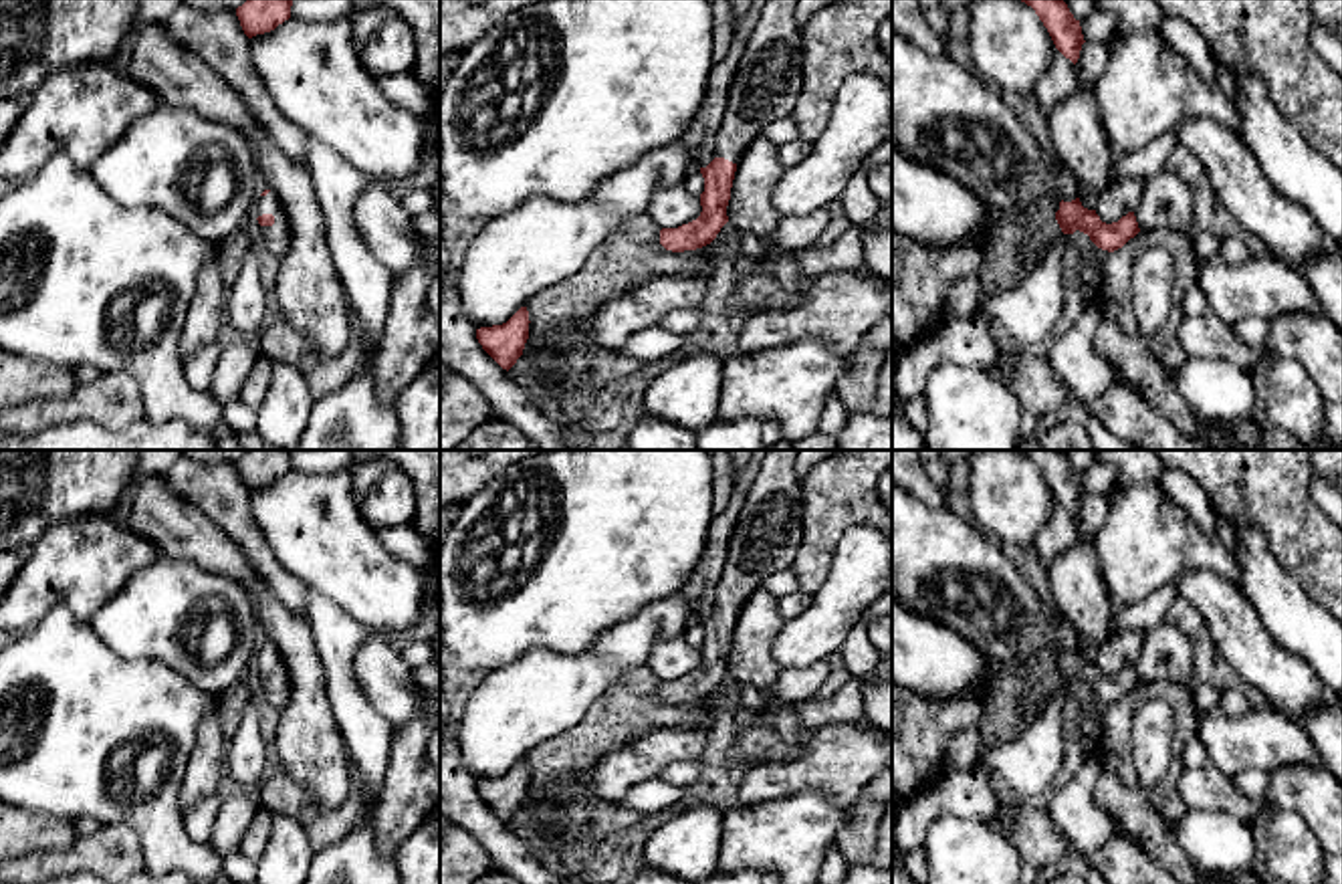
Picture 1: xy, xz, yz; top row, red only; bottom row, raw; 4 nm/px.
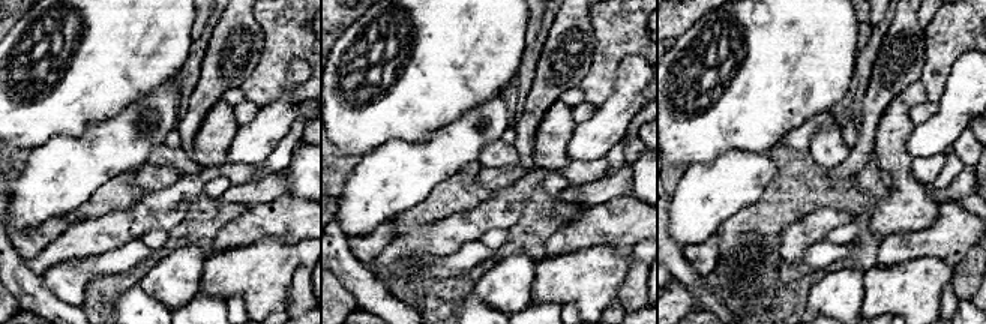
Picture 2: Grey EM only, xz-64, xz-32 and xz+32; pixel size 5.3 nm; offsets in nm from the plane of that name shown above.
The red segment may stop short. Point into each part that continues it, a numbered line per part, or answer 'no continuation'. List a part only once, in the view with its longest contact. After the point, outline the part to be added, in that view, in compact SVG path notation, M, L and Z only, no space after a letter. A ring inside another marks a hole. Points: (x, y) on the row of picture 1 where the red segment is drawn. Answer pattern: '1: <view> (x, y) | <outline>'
1: xy (277, 237) | M268 192L266 196L258 196L254 204L258 216L262 214L274 216L272 226L262 226L262 238L266 242L266 250L281 260L291 244L291 228L285 208L274 192Z

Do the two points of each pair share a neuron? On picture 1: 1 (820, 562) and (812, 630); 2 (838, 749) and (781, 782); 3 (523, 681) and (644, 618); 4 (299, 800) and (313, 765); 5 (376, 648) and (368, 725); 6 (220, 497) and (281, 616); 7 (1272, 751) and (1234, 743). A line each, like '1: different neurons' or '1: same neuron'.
1: different neurons
2: same neuron
3: same neuron
4: different neurons
5: different neurons
6: different neurons
7: same neuron

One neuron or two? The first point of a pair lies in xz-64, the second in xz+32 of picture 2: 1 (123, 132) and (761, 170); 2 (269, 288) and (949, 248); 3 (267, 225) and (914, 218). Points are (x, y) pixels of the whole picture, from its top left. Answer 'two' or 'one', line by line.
1: one
2: two
3: two

